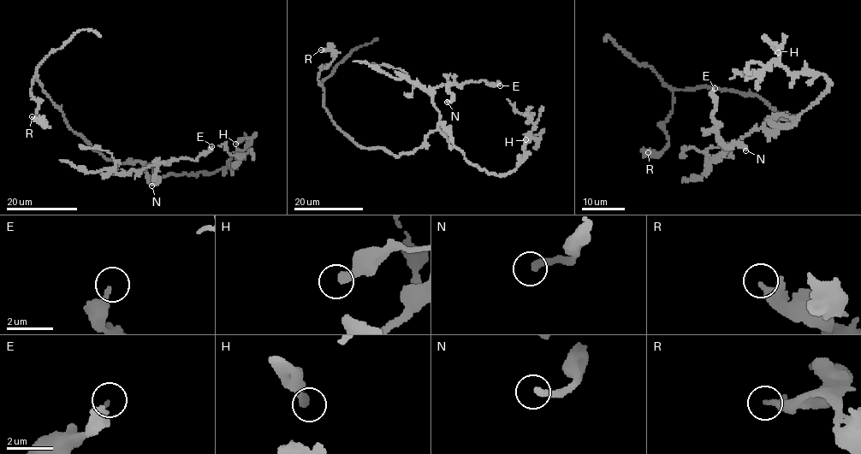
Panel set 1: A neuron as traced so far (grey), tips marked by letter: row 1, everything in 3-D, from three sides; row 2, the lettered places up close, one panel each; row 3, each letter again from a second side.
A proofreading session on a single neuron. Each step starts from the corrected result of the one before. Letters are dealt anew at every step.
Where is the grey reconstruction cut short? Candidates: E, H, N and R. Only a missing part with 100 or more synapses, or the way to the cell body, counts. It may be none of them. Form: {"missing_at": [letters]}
{"missing_at": []}

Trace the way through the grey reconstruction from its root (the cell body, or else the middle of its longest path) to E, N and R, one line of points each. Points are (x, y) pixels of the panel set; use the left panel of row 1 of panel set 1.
E: (115, 162), (139, 162), (145, 168), (139, 171), (180, 158), (195, 160), (205, 156), (211, 146)
N: (115, 162), (139, 162), (145, 168), (139, 171), (155, 165), (153, 178), (158, 178), (158, 183), (151, 185)
R: (115, 162), (74, 132), (37, 74), (31, 96), (44, 124), (32, 116)

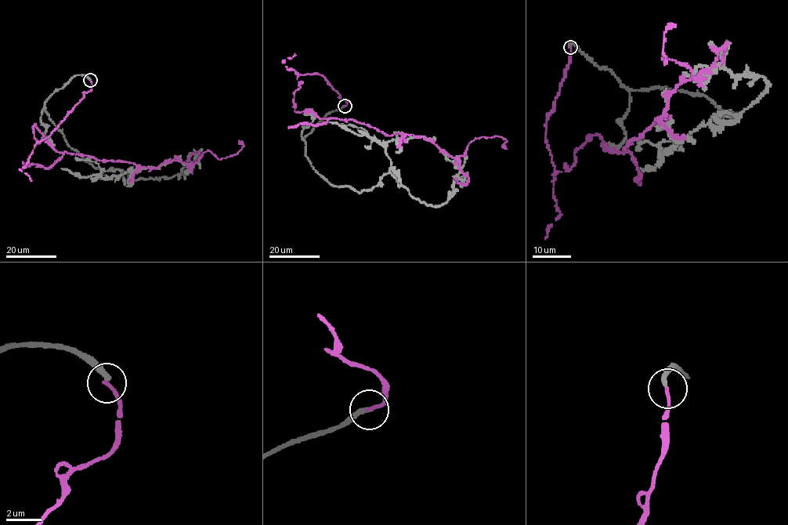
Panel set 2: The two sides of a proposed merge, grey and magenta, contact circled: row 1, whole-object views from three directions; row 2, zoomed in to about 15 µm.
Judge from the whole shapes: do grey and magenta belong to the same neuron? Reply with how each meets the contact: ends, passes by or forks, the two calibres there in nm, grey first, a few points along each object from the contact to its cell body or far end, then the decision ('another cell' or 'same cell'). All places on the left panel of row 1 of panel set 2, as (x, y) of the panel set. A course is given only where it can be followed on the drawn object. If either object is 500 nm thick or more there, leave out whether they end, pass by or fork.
grey ends there; magenta ends there; 280 nm thick on the grey side, 200 nm on the other; grey runs (90, 80), (74, 76), (45, 102), (71, 147), (129, 182), (183, 174), (193, 164), (175, 157); magenta runs (90, 80), (37, 143), (34, 125), (59, 152), (157, 168), (243, 144); another cell

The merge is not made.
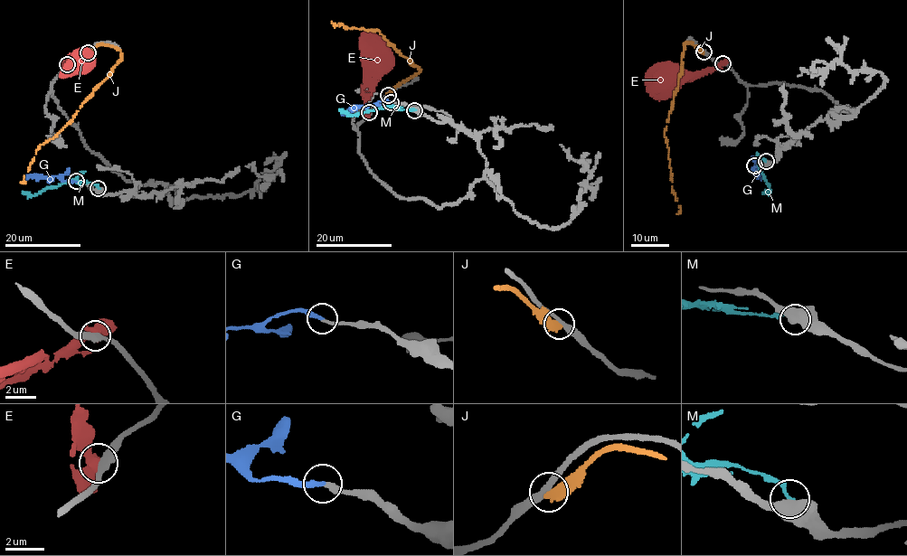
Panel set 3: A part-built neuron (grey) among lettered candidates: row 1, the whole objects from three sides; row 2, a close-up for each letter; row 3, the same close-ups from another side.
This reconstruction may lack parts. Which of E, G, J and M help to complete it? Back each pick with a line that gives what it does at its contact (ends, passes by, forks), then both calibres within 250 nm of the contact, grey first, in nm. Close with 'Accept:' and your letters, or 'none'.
G: it ends; calibres 240 and 260 nm
Accept: G

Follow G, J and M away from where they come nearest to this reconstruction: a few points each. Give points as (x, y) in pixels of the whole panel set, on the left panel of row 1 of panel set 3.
G: (76, 181), (51, 176), (31, 176), (25, 179)
J: (88, 52), (101, 44), (113, 47), (121, 53), (121, 59), (74, 117), (36, 151), (23, 182), (20, 182)
M: (99, 188), (89, 182), (68, 180), (37, 193), (23, 192)

